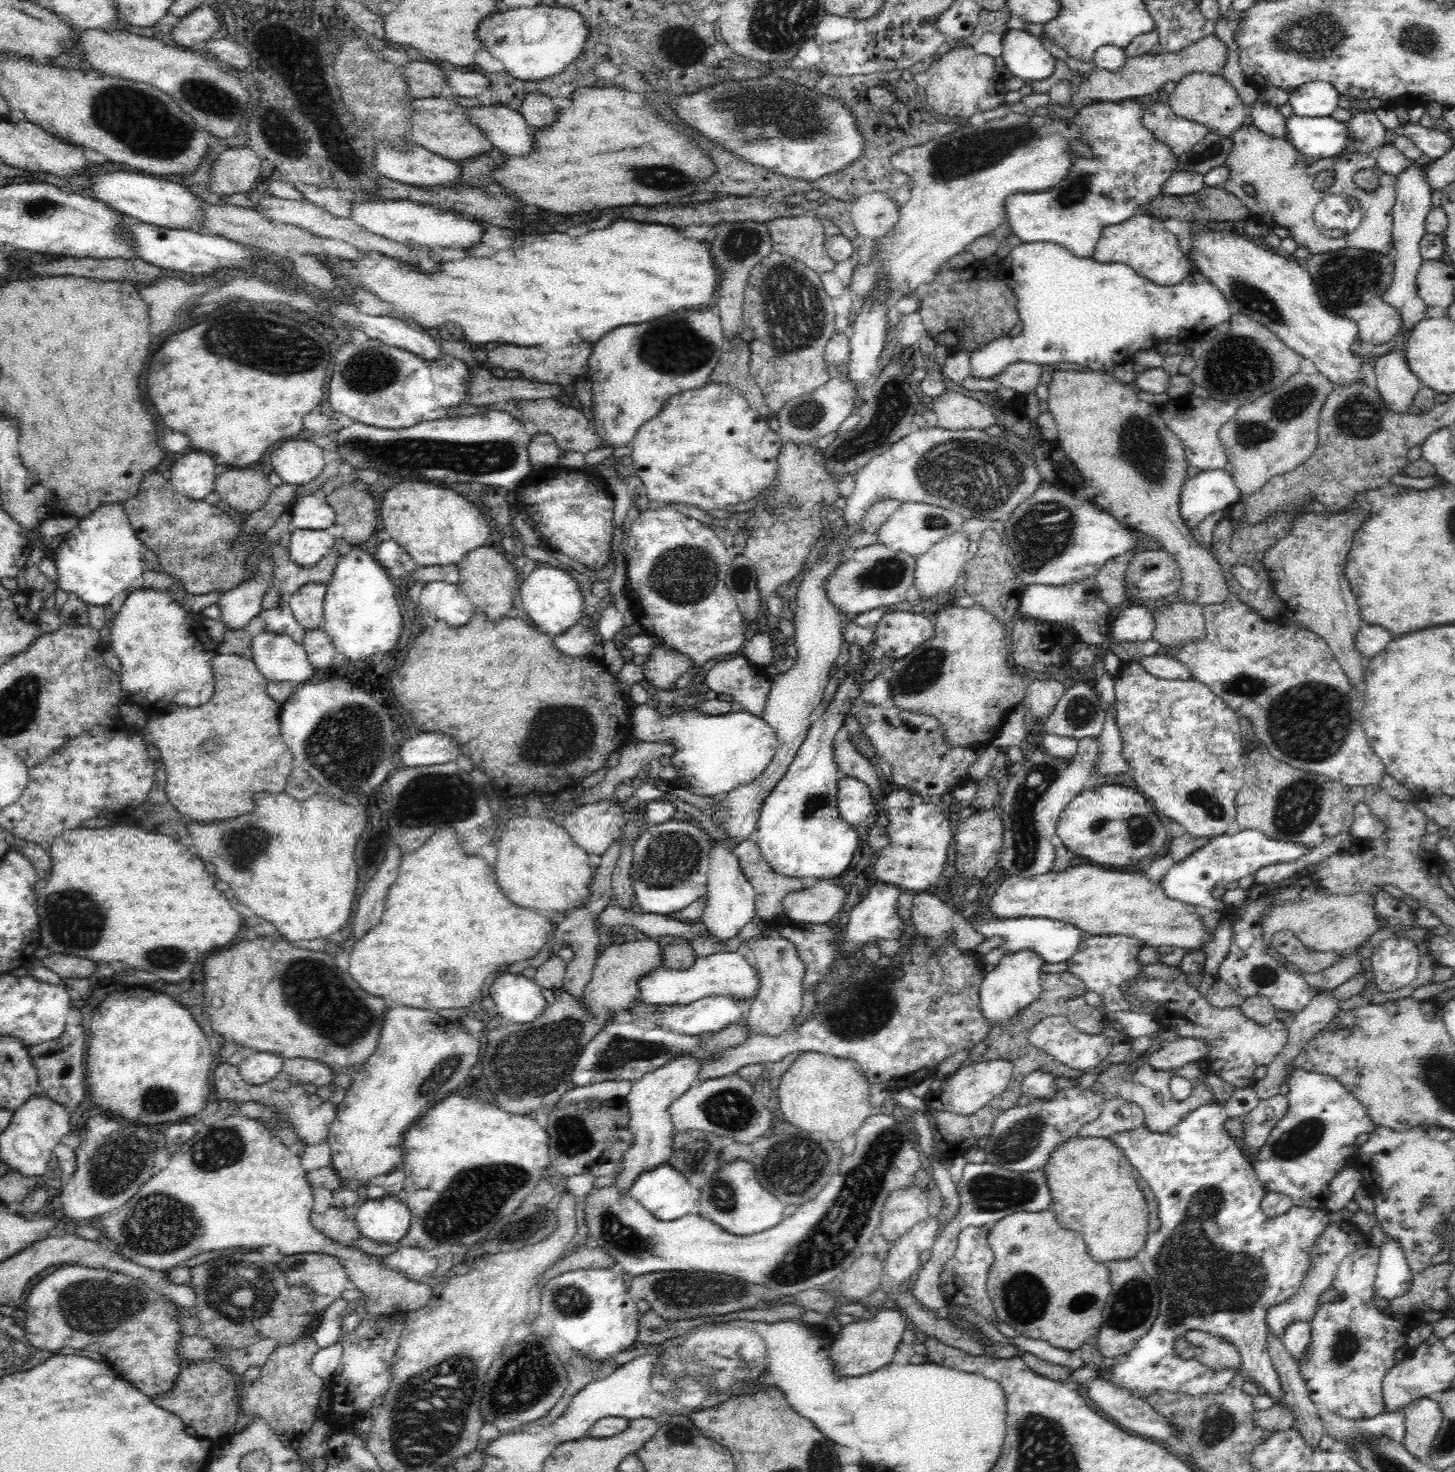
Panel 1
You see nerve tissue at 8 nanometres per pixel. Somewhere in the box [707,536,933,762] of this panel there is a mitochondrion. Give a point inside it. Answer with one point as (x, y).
(888, 573)

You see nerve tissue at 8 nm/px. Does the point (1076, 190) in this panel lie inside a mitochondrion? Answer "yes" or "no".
yes

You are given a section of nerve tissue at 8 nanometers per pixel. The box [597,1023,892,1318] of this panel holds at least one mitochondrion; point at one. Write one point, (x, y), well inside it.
(700, 1288)

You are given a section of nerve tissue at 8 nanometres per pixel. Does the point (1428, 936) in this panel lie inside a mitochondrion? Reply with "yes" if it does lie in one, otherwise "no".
no

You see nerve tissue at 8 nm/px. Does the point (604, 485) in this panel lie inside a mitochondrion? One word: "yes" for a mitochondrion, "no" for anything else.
no

